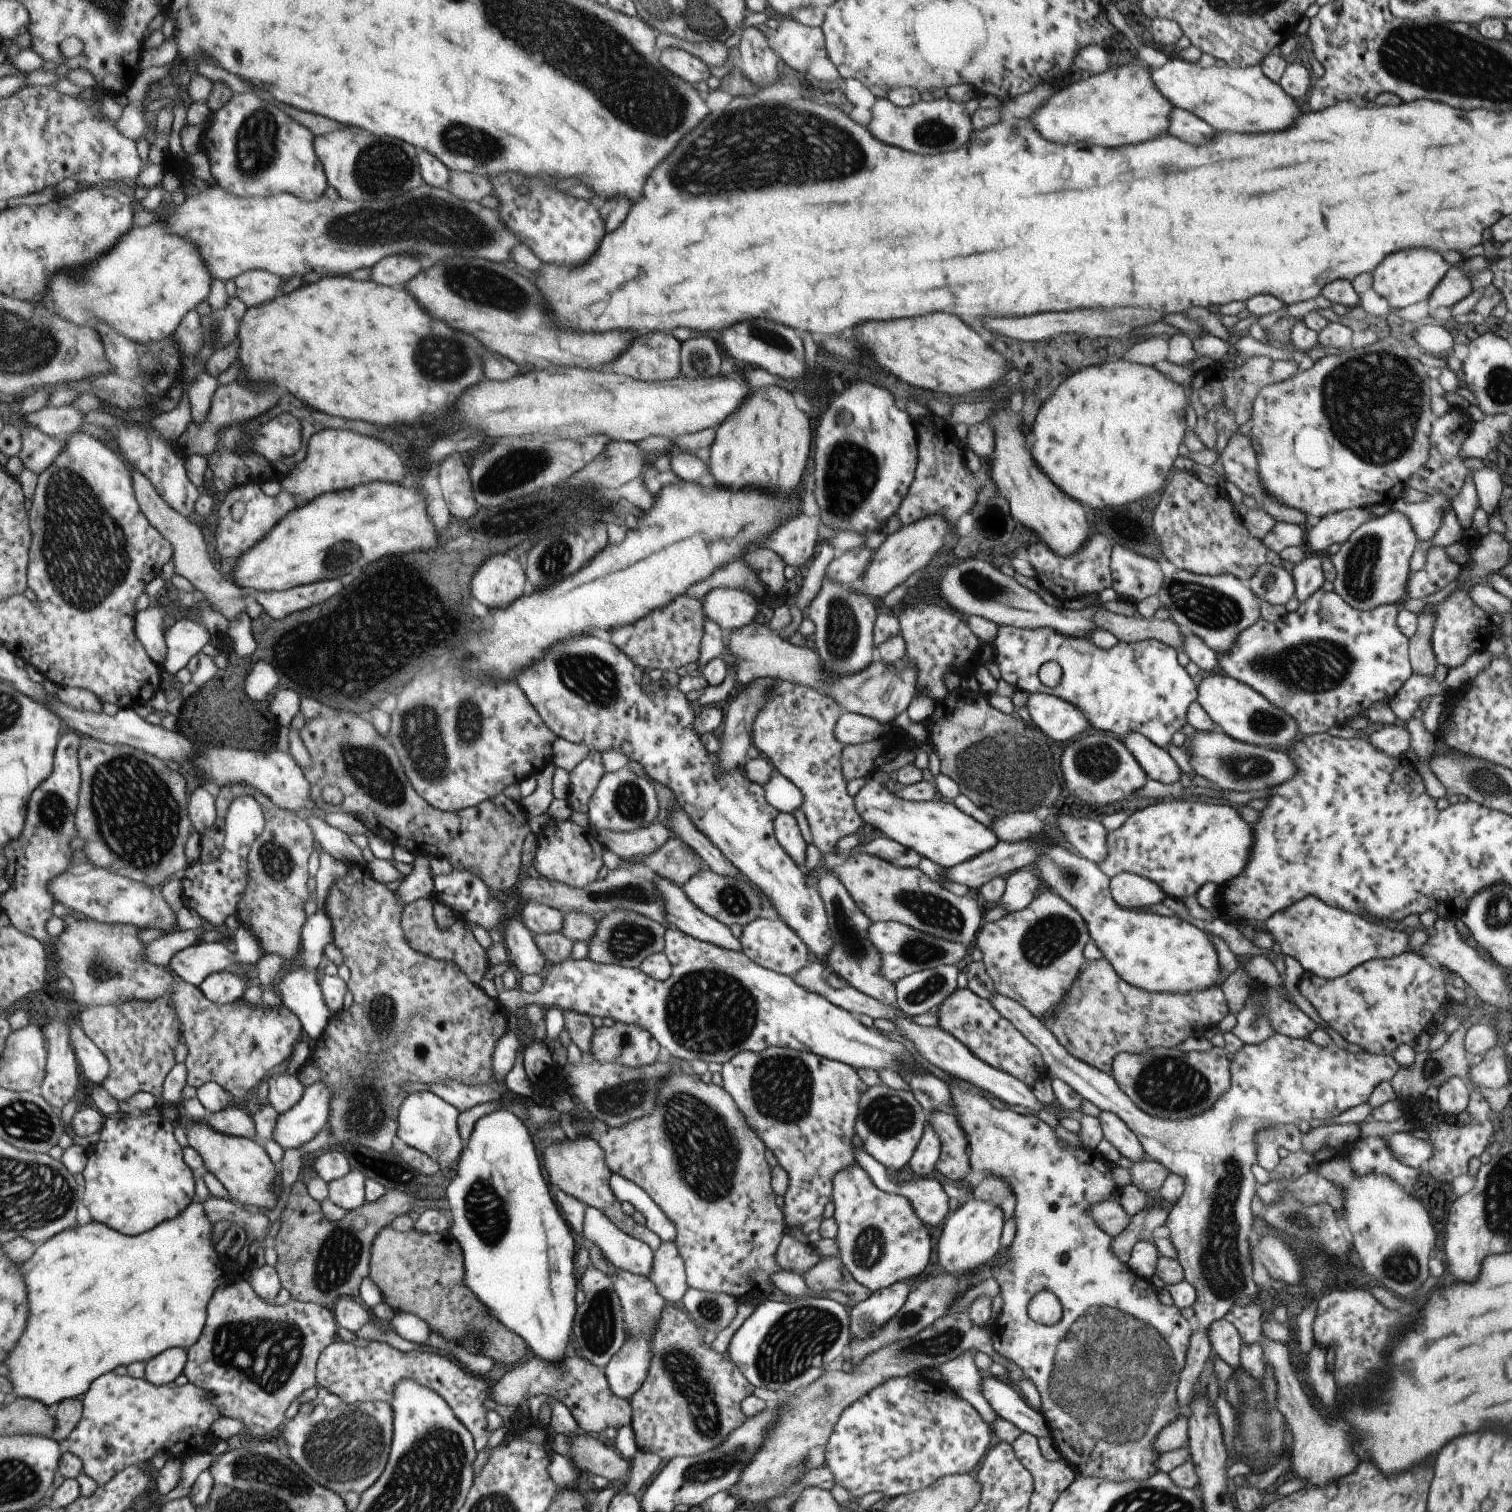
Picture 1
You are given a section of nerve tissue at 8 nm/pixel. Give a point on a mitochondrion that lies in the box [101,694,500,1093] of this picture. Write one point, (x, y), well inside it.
(372, 773)

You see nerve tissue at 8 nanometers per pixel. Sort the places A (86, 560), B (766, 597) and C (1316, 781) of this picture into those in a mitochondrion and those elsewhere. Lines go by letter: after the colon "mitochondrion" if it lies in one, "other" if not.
A: mitochondrion
B: other
C: other

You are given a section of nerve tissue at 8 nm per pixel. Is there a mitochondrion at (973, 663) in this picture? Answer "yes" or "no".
no

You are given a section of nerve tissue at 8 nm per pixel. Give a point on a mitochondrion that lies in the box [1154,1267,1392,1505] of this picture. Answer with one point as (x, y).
(1264, 1431)

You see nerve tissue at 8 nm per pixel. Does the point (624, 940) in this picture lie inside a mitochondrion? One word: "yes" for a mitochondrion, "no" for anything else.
yes

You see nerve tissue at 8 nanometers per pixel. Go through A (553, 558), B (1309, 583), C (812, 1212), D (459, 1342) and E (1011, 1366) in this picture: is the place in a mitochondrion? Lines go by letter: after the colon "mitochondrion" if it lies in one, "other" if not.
A: mitochondrion
B: other
C: other
D: other
E: other

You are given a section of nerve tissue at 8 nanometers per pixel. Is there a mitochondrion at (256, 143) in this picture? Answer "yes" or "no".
yes

